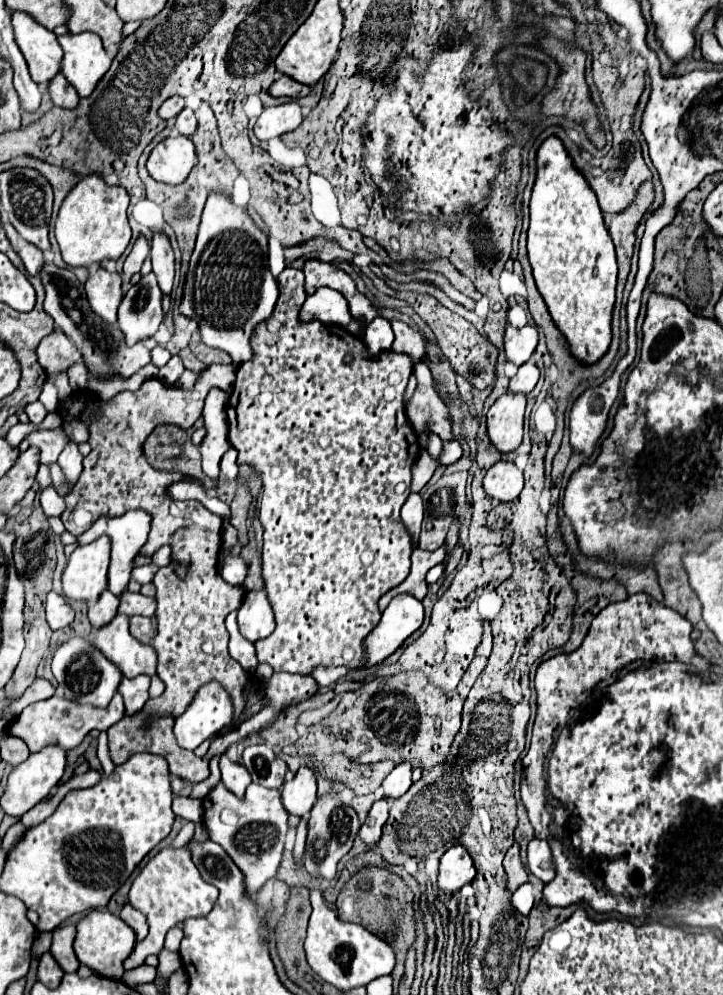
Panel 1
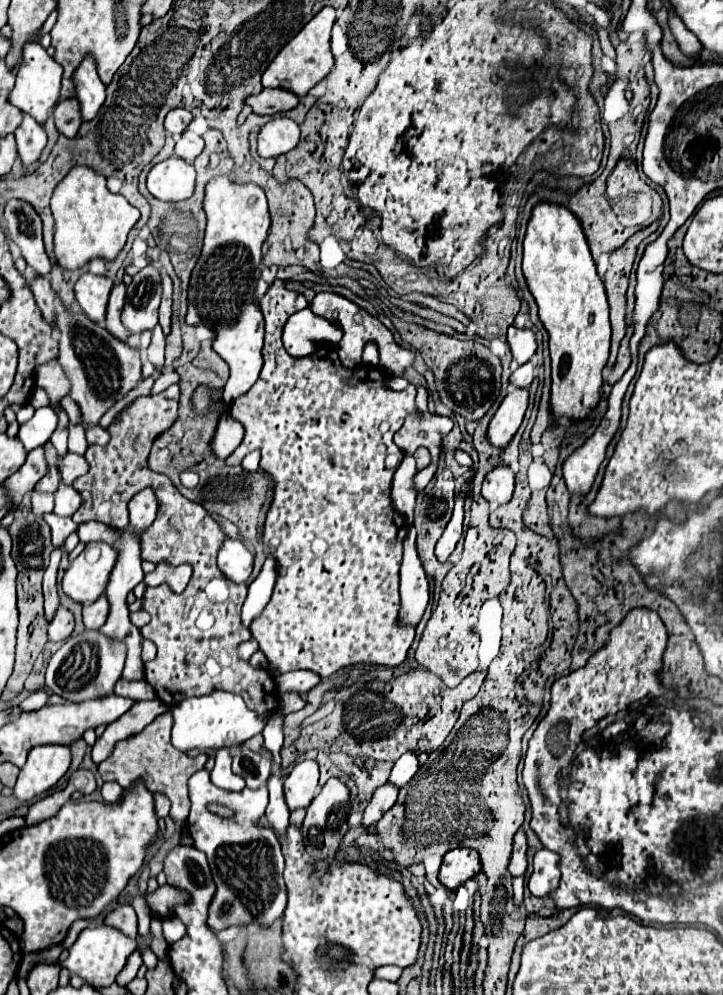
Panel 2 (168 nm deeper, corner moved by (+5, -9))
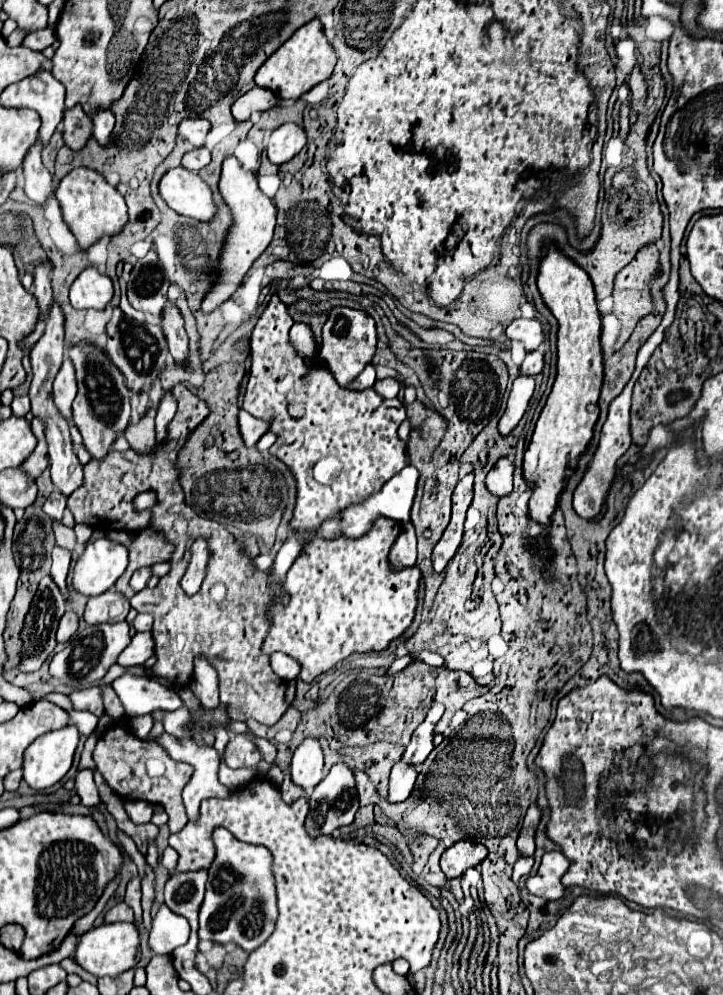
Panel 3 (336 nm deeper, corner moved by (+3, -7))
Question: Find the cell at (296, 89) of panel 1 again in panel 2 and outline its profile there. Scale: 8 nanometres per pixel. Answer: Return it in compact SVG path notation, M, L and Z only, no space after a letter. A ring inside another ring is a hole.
M264 88L258 96L250 96L246 100L248 106L252 106L252 110L256 114L276 114L276 112L286 112L298 106L298 96L294 96L292 92L286 90L270 90Z

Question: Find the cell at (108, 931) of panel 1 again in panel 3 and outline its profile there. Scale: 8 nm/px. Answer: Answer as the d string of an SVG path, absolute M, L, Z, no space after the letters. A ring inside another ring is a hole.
M102 924L98 928L88 930L80 938L74 960L76 960L76 964L80 964L86 972L94 974L96 978L102 978L102 976L116 978L118 974L136 966L138 948L140 948L140 936L138 936L138 928L134 924Z

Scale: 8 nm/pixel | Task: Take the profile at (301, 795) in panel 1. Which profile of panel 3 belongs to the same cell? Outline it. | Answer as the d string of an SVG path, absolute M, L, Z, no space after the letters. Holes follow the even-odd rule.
M304 738L292 756L292 782L312 790L324 778L324 756L318 738Z

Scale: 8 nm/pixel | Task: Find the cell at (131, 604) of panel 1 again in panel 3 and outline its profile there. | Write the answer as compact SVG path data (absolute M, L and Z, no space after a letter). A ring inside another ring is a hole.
M138 614L132 622L134 630L136 632L146 632L146 630L152 630L152 614Z

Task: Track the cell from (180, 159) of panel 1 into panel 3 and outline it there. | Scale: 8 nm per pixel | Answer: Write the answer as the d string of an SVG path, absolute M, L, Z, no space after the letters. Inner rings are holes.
M182 166L164 174L160 180L160 194L164 202L180 216L196 222L212 222L216 216L216 204L212 200L210 186L198 174Z

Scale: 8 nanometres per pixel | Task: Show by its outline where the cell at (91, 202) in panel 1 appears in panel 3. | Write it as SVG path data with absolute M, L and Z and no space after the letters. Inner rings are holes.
M90 168L70 170L56 188L56 200L60 202L64 222L76 236L80 250L88 250L104 234L108 234L108 236L118 234L128 220L124 196Z

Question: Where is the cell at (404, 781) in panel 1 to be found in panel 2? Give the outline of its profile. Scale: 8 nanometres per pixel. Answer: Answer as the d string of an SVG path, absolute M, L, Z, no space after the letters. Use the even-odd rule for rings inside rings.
M406 752L406 754L402 754L394 762L394 768L392 768L392 774L390 774L388 782L394 784L394 786L398 786L398 788L402 788L404 784L408 784L412 780L412 776L416 774L416 770L418 770L418 758L416 758L416 754Z

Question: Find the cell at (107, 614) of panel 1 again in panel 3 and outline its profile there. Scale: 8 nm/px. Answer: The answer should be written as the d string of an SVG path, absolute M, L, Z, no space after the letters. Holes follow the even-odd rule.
M112 588L112 590L108 590L100 596L92 596L88 600L84 620L88 624L120 622L120 620L126 620L128 610L130 610L130 602L124 598L124 594L120 594Z

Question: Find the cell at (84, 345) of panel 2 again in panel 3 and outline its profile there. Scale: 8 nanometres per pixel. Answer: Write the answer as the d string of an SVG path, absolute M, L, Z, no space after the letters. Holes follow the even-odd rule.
M72 346L68 350L70 360L74 362L76 368L76 378L78 378L78 394L72 404L72 420L76 428L82 434L82 444L90 452L92 458L104 458L114 440L126 430L128 420L130 420L130 394L128 388L124 386L124 378L120 370L108 362L108 356L102 354L94 346Z

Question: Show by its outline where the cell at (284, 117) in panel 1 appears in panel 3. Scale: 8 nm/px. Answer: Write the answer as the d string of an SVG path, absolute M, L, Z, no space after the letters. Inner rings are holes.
M284 124L276 128L268 138L268 160L276 166L292 160L306 144L306 132L298 124Z

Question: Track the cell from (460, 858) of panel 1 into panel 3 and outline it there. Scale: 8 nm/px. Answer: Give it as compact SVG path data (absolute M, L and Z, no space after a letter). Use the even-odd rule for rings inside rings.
M460 840L448 850L444 850L440 858L442 872L446 878L458 878L462 876L468 868L478 866L486 858L488 850L480 842L470 842L470 840Z

